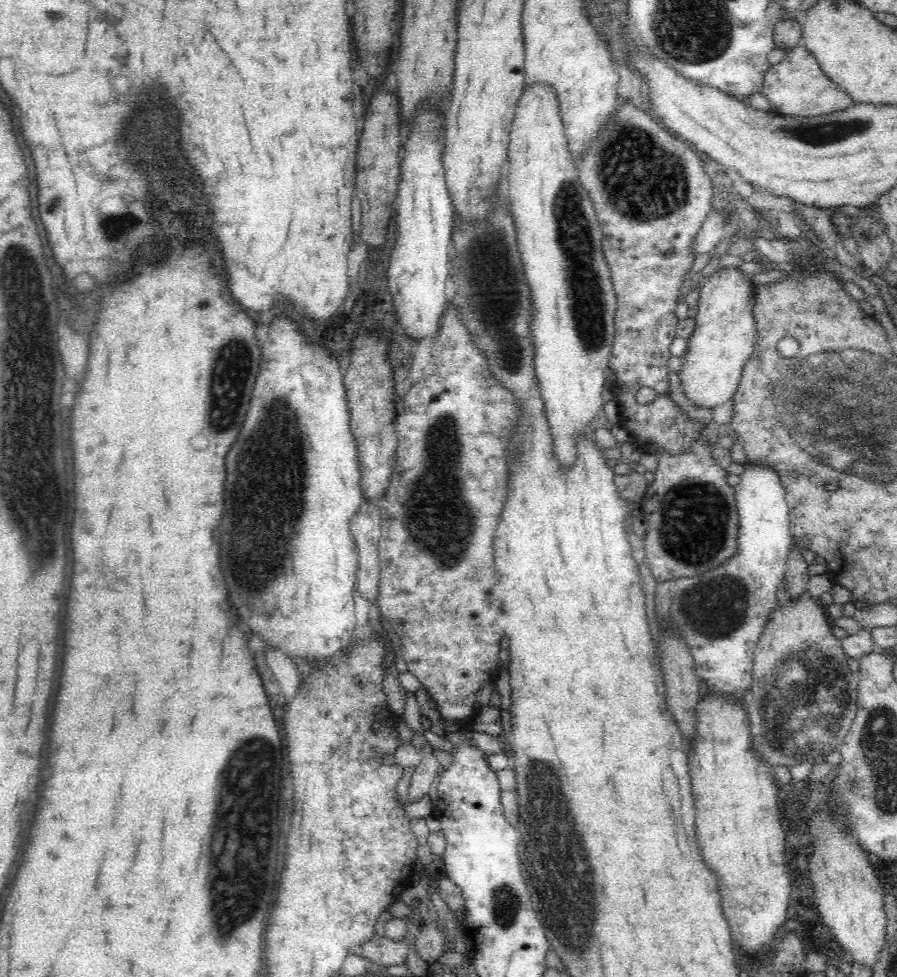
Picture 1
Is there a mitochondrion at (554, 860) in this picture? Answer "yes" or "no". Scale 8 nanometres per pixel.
yes

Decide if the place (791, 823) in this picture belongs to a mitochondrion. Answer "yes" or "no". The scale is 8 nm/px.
no

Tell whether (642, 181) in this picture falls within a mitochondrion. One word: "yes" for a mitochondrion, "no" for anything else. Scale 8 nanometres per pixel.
yes

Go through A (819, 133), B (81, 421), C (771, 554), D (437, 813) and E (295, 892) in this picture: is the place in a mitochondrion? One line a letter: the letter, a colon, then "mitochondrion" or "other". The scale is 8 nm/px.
A: mitochondrion
B: other
C: other
D: other
E: other

